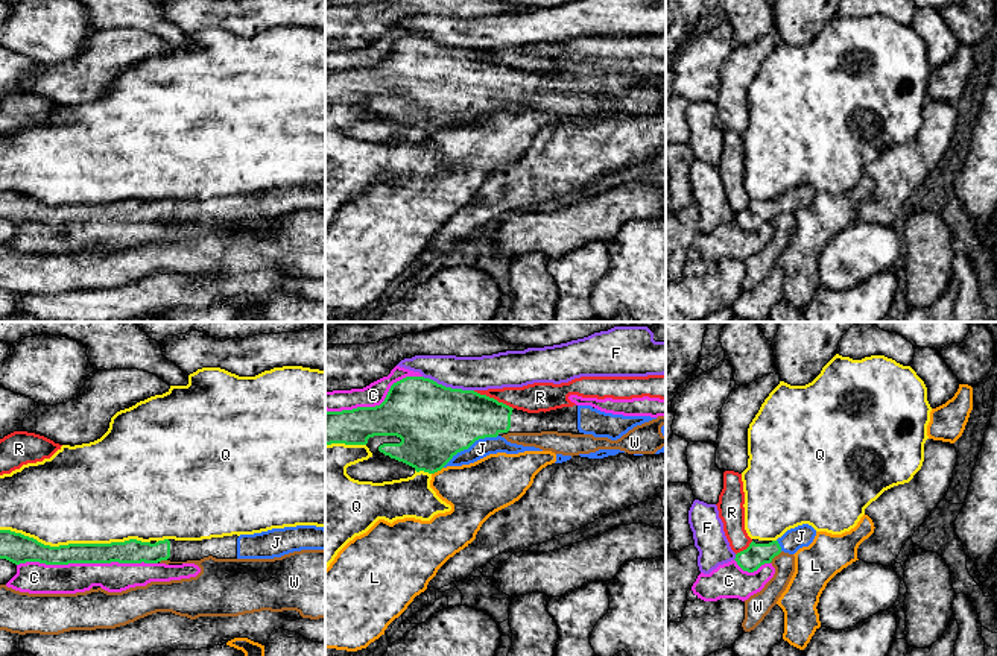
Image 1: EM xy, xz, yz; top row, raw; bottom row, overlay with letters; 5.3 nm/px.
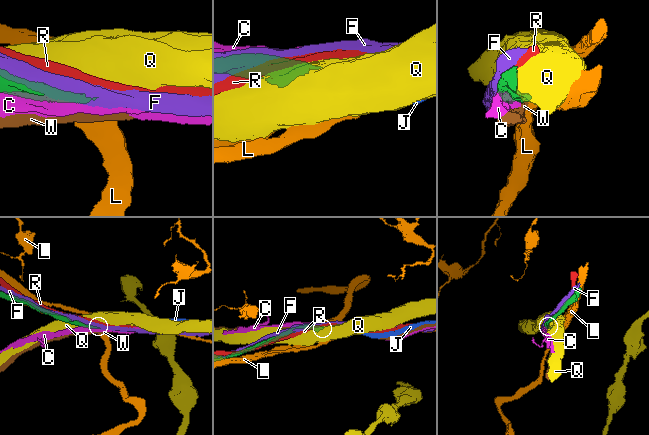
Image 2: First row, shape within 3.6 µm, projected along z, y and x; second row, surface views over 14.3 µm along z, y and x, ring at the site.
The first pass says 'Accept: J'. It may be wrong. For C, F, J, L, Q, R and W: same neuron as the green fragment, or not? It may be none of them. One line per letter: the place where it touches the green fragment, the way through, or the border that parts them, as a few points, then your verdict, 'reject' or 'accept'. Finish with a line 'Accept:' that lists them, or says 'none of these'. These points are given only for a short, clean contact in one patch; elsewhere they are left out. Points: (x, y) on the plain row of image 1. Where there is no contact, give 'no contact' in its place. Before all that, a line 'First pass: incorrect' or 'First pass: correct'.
First pass: correct
C: xy (87, 222) | reject
F: xz (449, 47) | reject
J: xz (470, 105) | across xz (435, 82), (453, 88), (470, 105), (481, 108) | accept
L: xz (436, 131) | along xz (443, 126), (432, 134) | reject
Q: xy (75, 204) | reject
R: xz (493, 58) | reject
W: yz (775, 214) | reject
Accept: J

